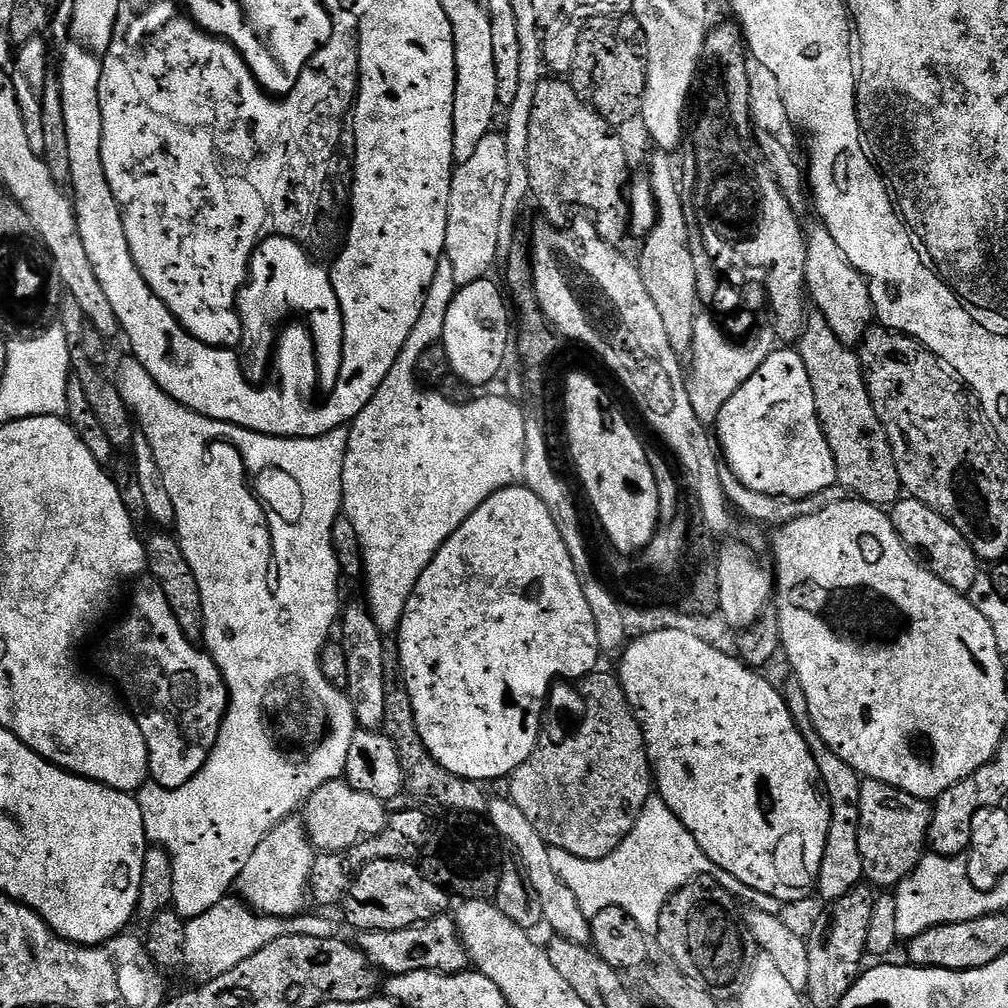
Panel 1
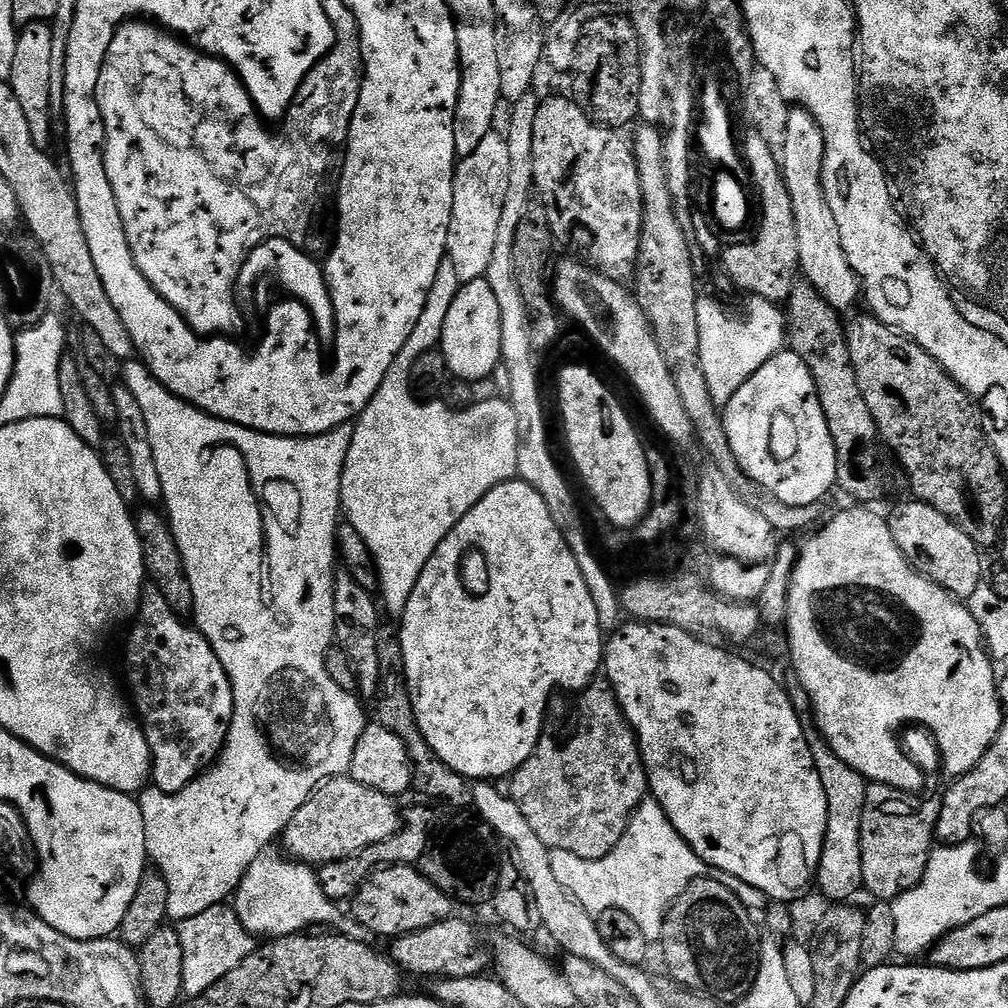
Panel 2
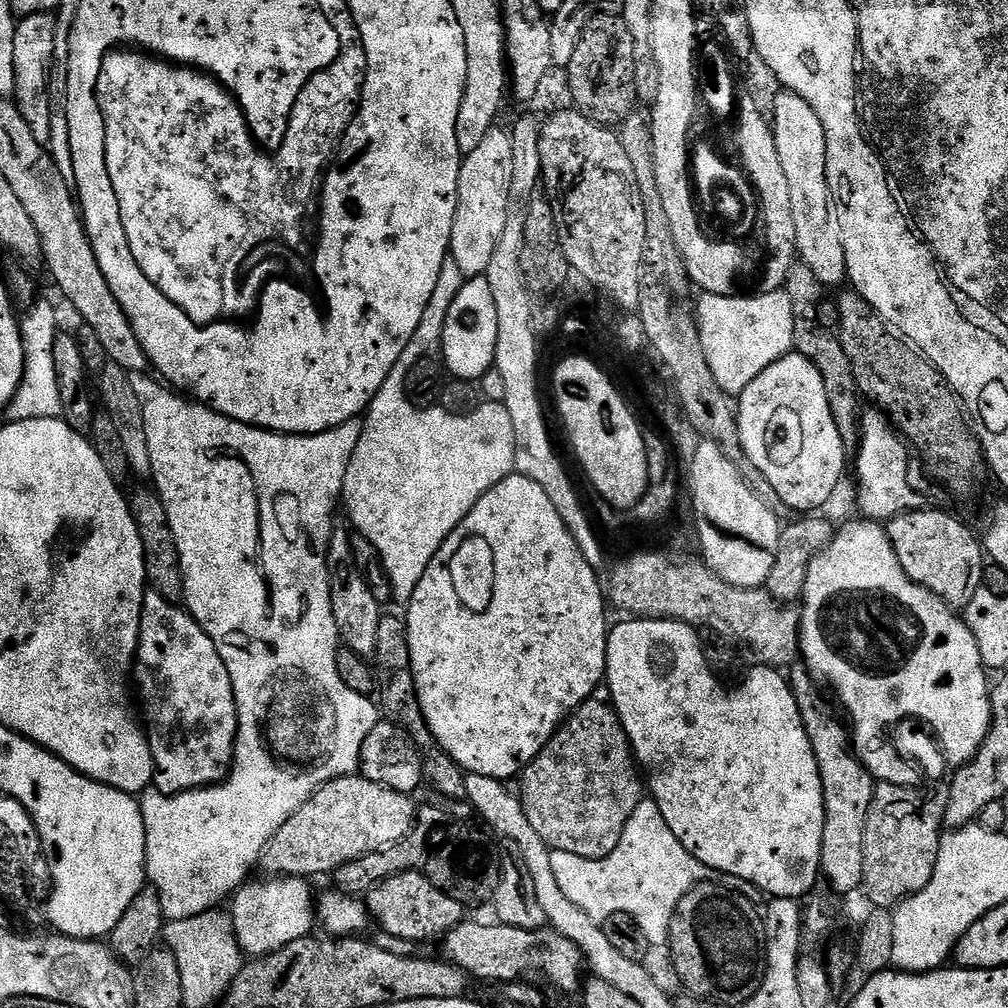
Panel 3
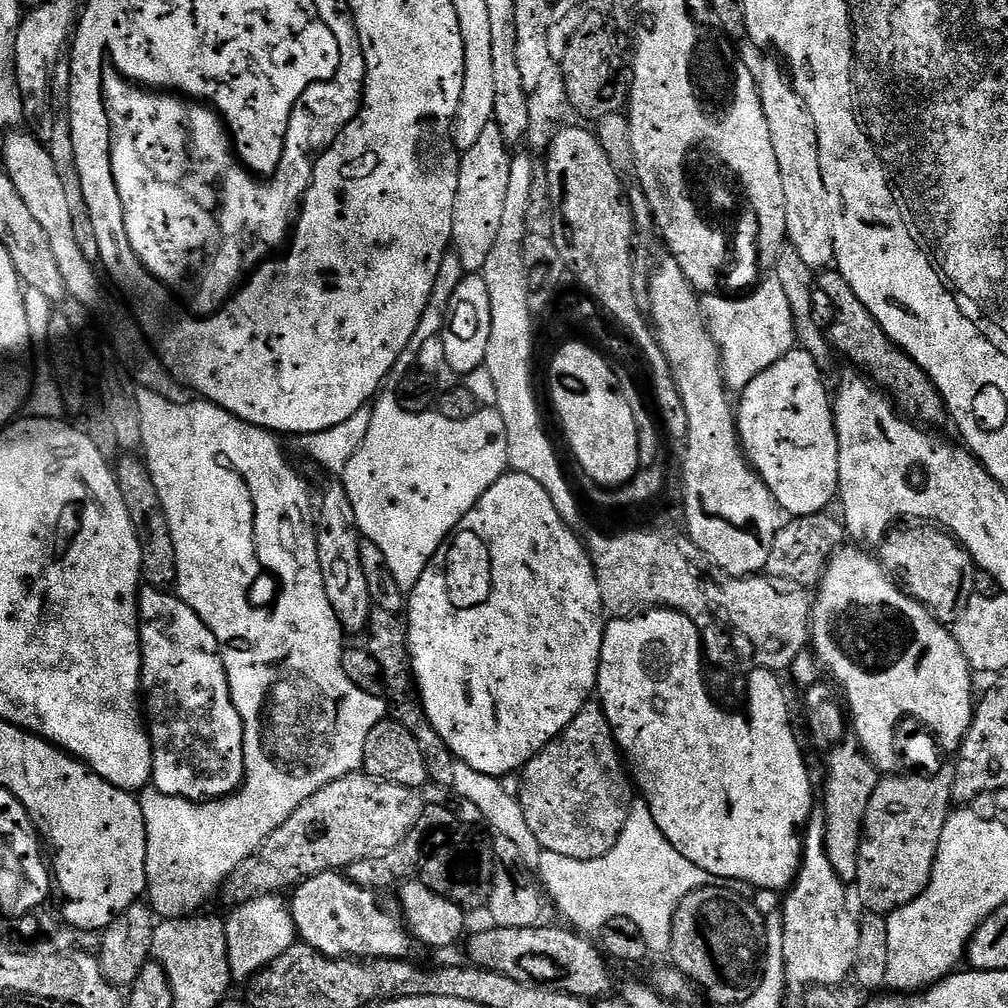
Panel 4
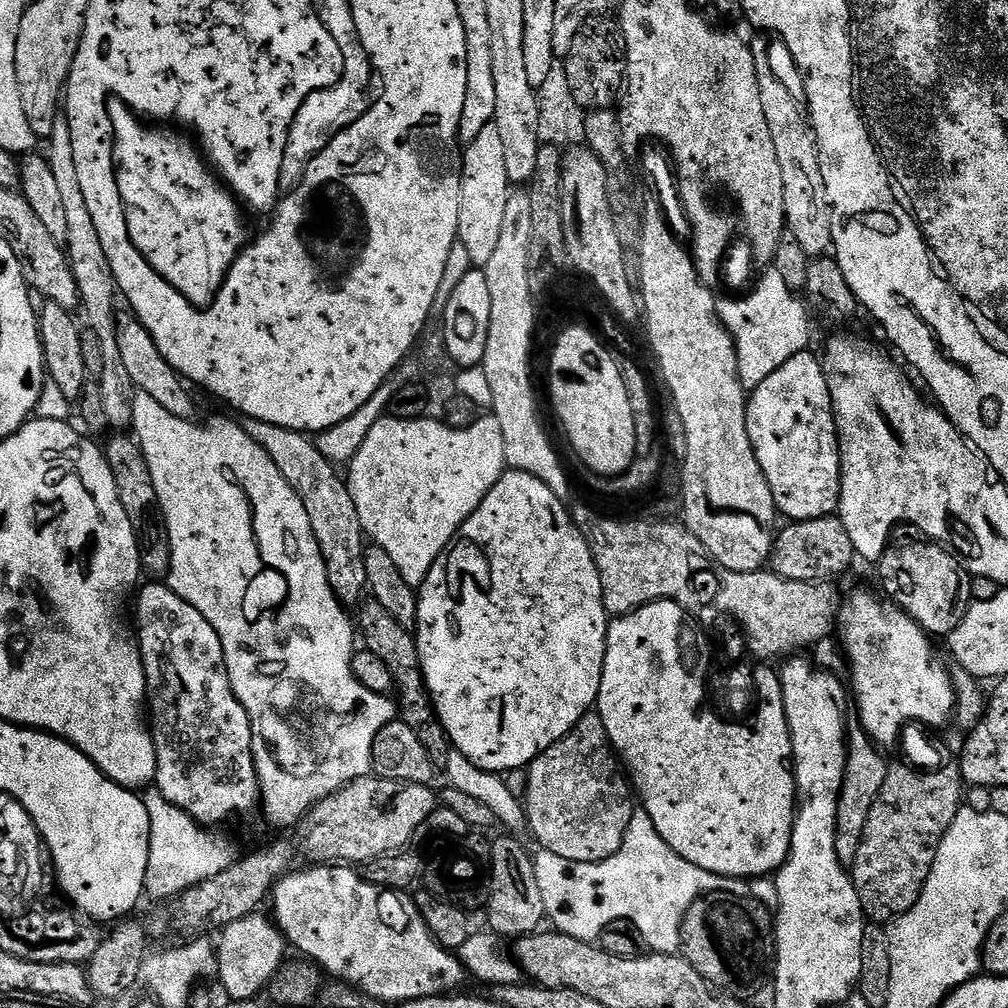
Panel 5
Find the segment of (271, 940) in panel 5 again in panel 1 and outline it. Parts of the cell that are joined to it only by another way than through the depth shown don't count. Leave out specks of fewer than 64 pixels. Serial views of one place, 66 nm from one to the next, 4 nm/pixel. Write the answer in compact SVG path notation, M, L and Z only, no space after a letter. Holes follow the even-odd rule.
M303 819L283 820L274 830L270 830L266 838L262 838L260 846L254 850L250 862L246 862L242 874L236 879L239 899L262 916L287 918L301 915L307 909L304 907L310 904L312 867L318 855L308 839Z

